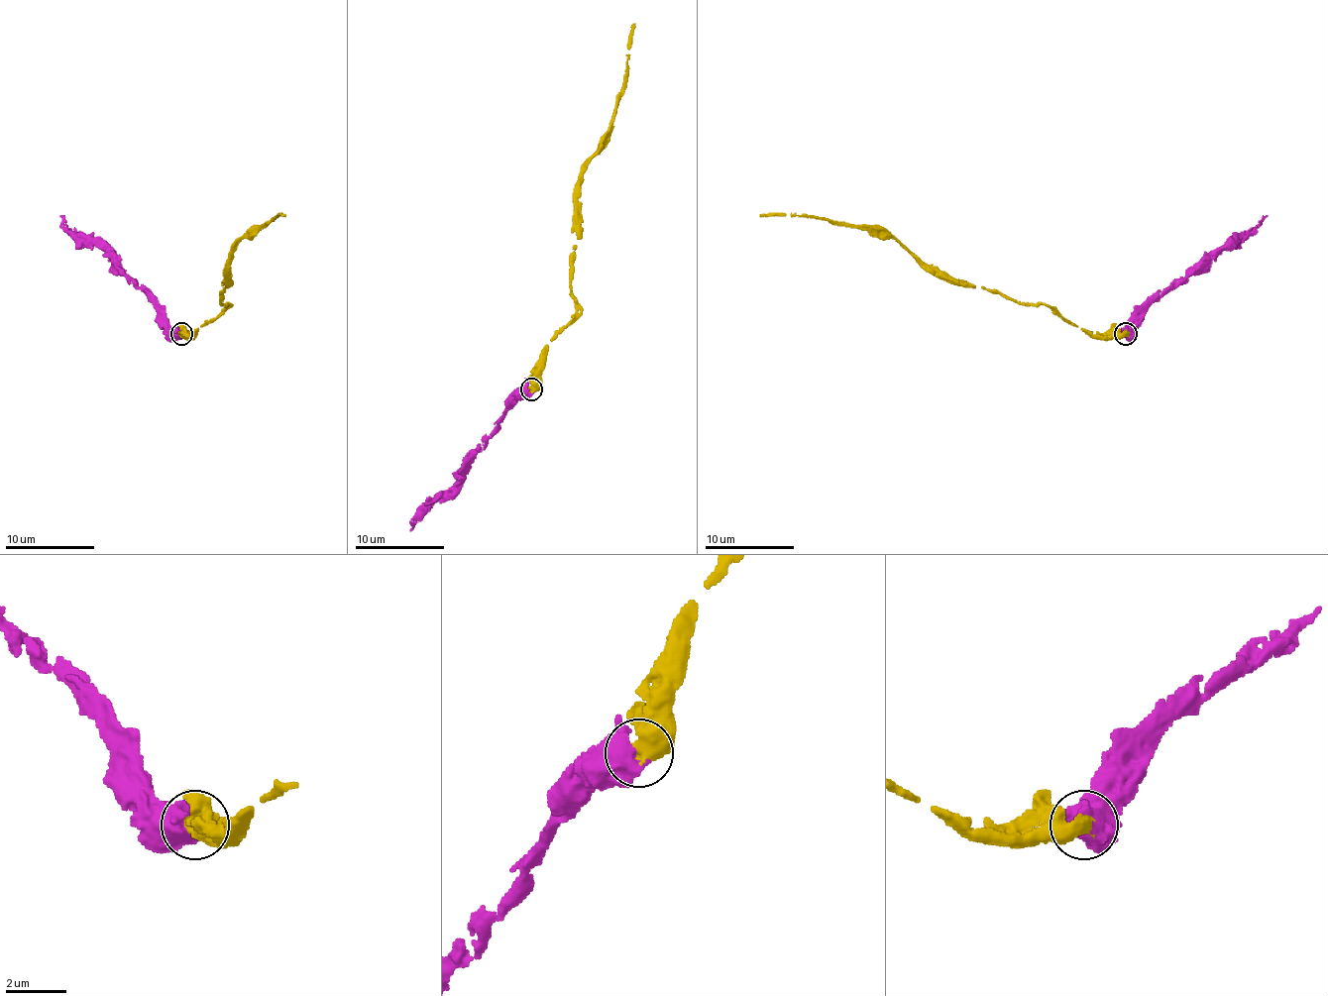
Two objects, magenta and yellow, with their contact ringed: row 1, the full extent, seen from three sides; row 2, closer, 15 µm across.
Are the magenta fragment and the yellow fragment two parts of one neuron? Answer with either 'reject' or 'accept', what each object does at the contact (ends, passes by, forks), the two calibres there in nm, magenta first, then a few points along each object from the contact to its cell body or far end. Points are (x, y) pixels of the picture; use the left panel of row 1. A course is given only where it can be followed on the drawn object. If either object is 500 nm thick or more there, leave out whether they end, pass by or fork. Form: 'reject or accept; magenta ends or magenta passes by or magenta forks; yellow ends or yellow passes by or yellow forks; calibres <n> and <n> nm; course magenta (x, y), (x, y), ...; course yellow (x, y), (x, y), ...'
accept; calibres 600 and 700 nm; course magenta (180, 334), (105, 249), (76, 236), (60, 216); course yellow (180, 334), (192, 334), (225, 307), (221, 291), (228, 282), (228, 256), (243, 238), (278, 213), (285, 216)

